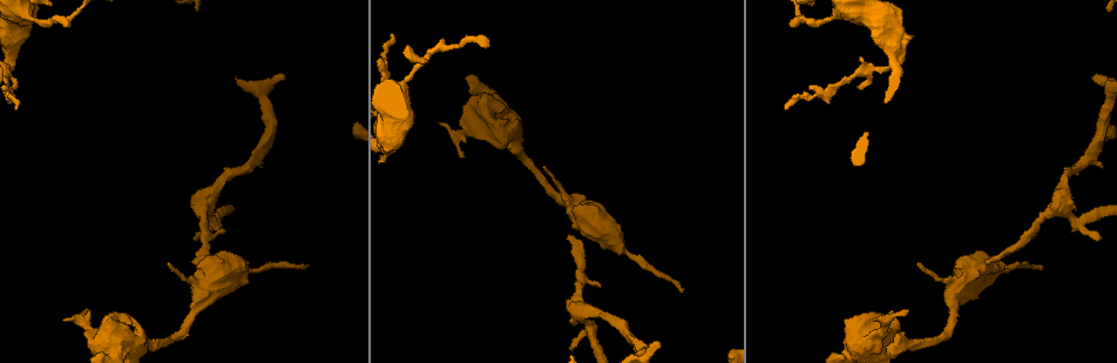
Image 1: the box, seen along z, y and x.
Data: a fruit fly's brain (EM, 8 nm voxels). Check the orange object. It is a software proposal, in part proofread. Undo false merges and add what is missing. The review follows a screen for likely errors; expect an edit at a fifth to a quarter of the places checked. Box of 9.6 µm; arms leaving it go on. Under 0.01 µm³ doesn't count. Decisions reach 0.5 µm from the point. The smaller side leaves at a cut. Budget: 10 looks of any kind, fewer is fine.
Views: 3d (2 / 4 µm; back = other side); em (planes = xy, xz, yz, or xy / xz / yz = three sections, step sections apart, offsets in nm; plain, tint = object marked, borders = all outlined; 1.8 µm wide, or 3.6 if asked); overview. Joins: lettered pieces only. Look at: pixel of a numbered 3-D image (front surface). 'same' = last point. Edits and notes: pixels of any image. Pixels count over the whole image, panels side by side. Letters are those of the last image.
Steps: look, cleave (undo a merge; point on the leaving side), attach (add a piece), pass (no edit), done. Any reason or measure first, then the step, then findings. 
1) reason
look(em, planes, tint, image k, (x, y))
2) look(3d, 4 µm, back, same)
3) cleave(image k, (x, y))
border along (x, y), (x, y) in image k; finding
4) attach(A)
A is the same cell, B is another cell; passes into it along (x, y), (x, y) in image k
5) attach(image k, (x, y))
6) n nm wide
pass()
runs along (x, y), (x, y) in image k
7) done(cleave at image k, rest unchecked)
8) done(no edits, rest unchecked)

tapers out
look(3d, 4 µm, image 1, (787, 109))

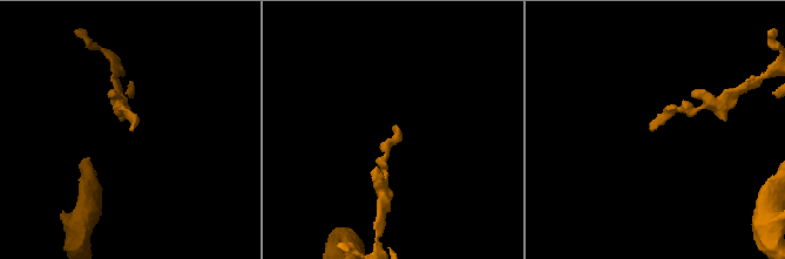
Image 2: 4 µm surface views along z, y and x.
look(em, planes, borders, image 2, (132, 129))

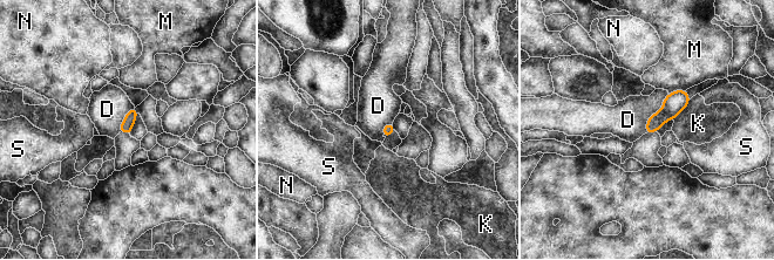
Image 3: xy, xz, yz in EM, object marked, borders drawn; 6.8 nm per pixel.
80 nm wide
pass()
D, K, M, N and S are other cells; border along (669, 94), (649, 117), (645, 132) in image 3; no lettered piece goes on from it

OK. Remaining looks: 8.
look(3d, 4 µm, image 1, (283, 79))

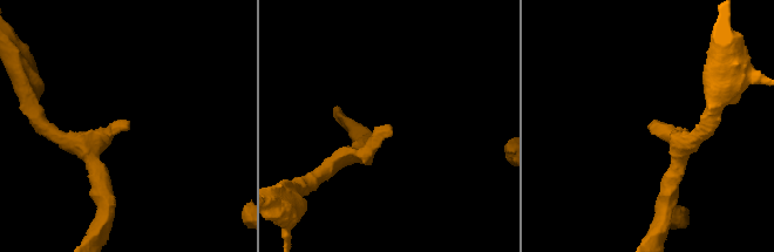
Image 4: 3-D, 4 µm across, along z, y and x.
need the tissue
look(em, planes, borders, image 4, (127, 129))

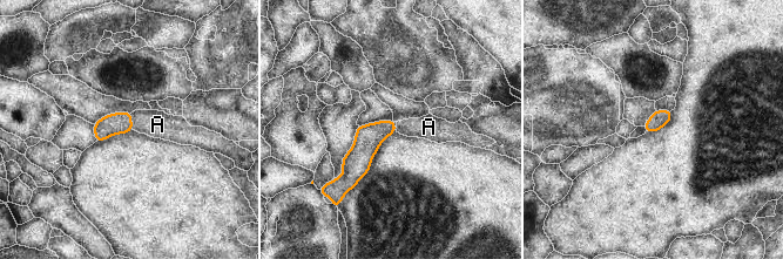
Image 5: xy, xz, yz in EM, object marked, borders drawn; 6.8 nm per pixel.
attach(A)
A is the same cell; passes into it along (120, 122), (130, 121), (157, 124) in image 5; the neuron continues

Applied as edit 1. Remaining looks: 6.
branch stops here
look(3d, 4 µm, image 1, (1041, 266))

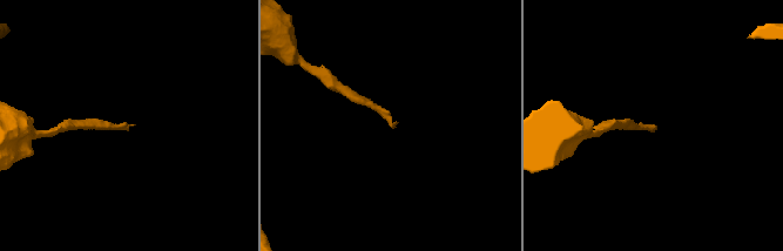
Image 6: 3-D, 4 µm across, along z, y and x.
need the tissue
look(em, planes, borders, image 6, (392, 127))

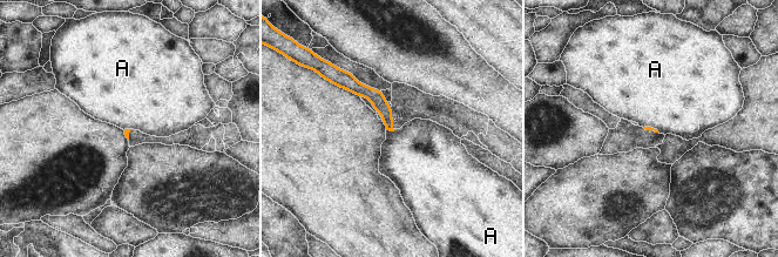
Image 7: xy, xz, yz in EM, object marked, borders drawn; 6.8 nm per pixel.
pass()
A is another cell; border along (386, 128), (390, 130), (397, 129) in image 7; none of them fits

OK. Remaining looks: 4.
branch stops here
look(em, 3.6 µm, yz, step 4, borders, image 1, (192, 261))

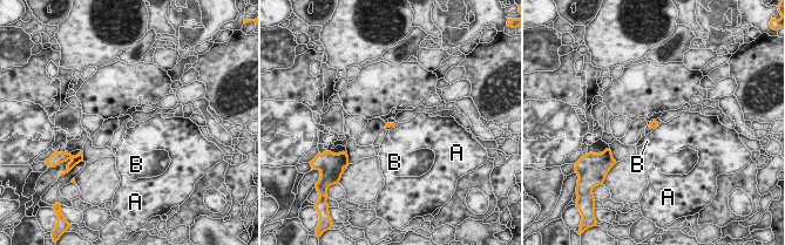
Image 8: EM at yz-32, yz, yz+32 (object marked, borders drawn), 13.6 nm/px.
look(em, 3.6 µm, planes, borders, same)

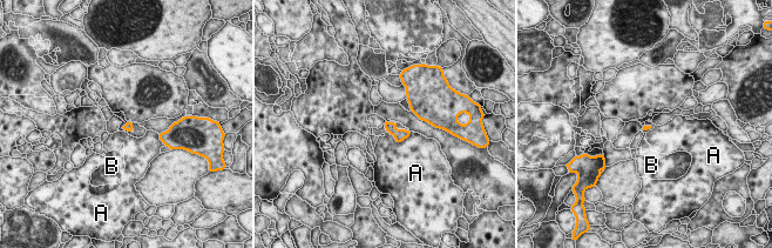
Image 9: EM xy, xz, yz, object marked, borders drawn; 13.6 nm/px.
pass()
A and B are other cells; border along (388, 132), (398, 142), (411, 134) in image 9; no lettered piece goes on from it

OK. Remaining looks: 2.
done(attach at image 5, rest unchecked)

